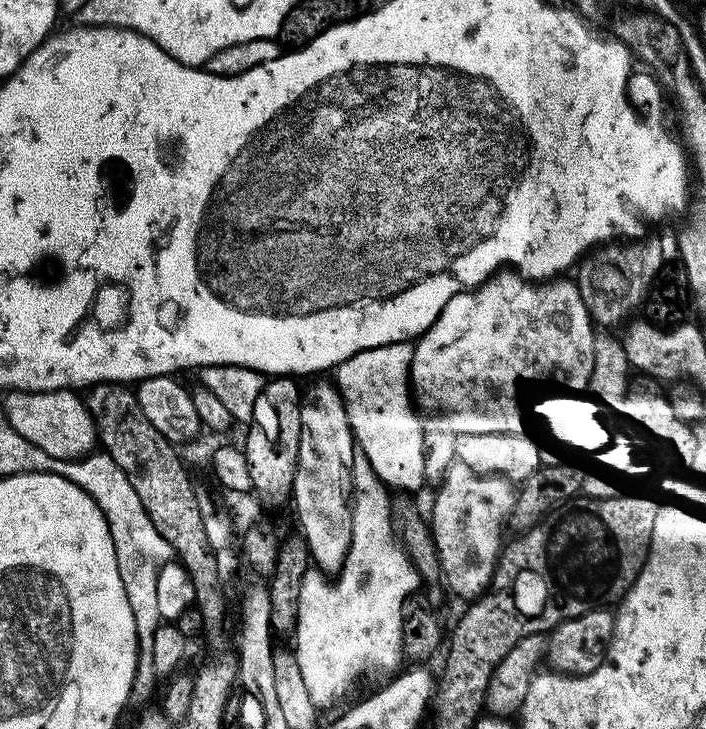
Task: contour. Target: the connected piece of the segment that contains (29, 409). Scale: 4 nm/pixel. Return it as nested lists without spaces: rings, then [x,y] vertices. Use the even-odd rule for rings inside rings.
[[[67,388],[57,392],[10,392],[3,397],[5,412],[3,415],[15,432],[22,434],[27,440],[33,440],[39,448],[46,450],[46,454],[59,460],[78,460],[95,449],[92,447],[96,444],[96,436],[98,440],[98,420],[91,407],[85,401],[83,404],[76,396],[79,395]]]

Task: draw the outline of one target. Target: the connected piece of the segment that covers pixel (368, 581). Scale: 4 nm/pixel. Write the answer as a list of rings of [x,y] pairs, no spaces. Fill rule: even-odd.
[[[375,474],[369,475],[368,516],[356,514],[352,517],[352,545],[348,548],[348,557],[344,559],[344,567],[339,573],[340,584],[332,584],[325,577],[327,575],[316,568],[306,571],[301,584],[294,657],[311,700],[322,710],[342,699],[365,673],[392,670],[404,658],[401,646],[402,610],[404,601],[422,583],[422,577],[394,531],[394,512],[390,504],[388,508],[388,494],[387,485]]]

